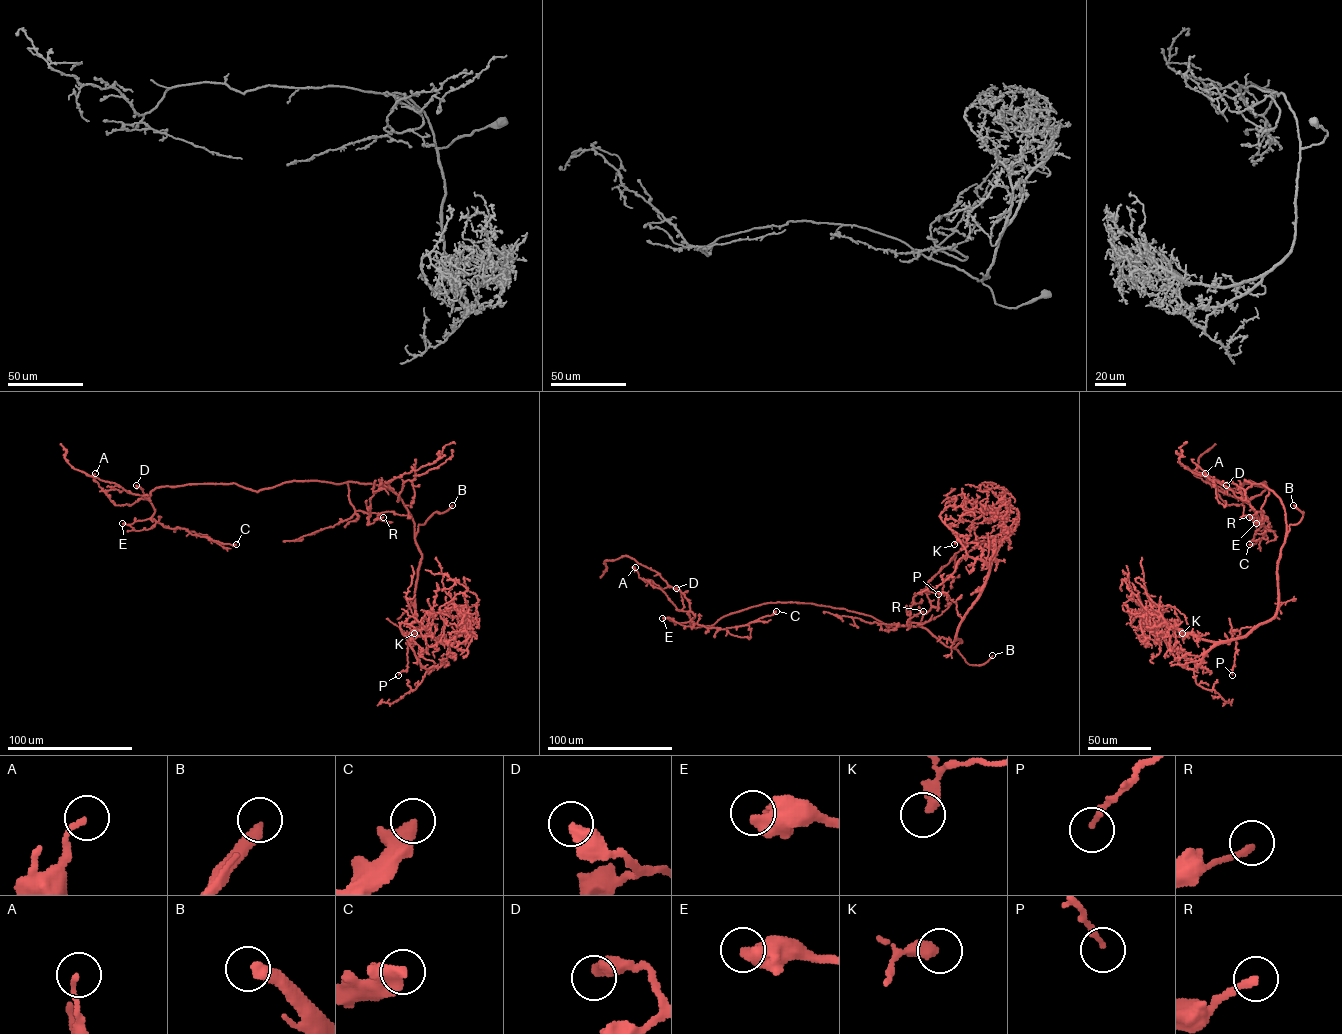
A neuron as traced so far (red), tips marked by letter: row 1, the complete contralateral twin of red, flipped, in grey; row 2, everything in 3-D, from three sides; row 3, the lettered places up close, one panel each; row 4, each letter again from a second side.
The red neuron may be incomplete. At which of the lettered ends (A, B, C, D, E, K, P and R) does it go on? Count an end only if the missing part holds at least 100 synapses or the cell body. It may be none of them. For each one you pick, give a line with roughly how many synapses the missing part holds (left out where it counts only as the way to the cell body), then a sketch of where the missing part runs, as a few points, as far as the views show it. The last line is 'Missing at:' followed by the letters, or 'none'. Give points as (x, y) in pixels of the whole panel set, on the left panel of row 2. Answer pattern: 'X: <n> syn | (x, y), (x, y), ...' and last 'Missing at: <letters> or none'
Missing at: B

